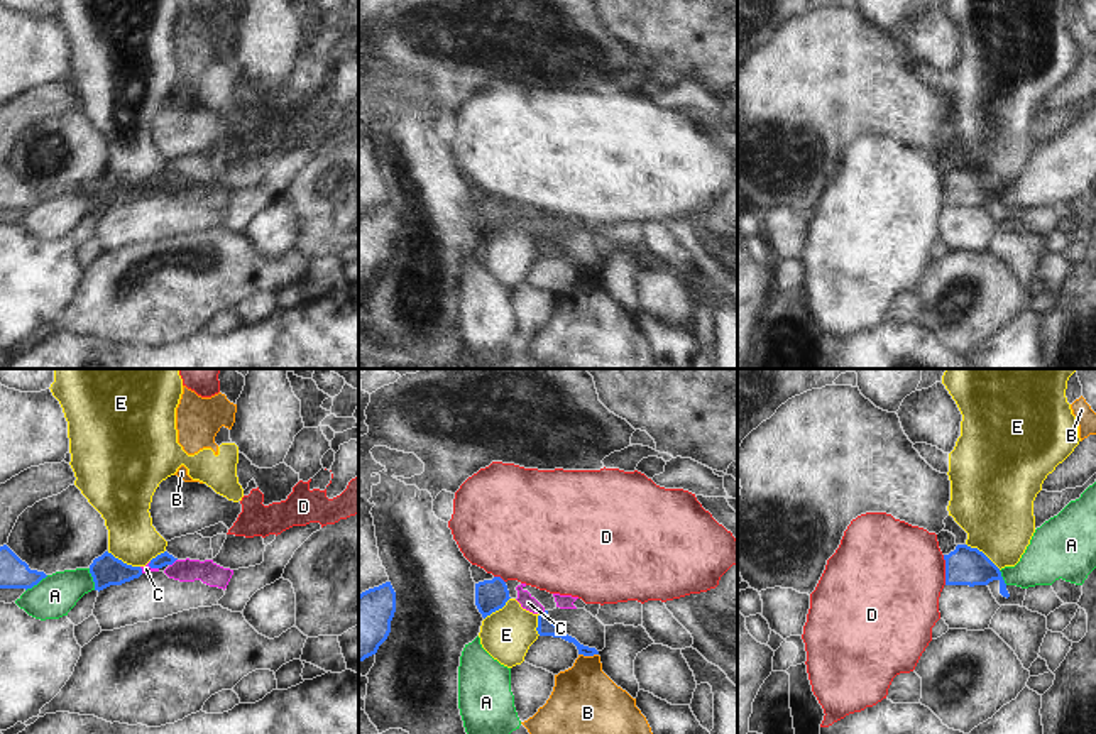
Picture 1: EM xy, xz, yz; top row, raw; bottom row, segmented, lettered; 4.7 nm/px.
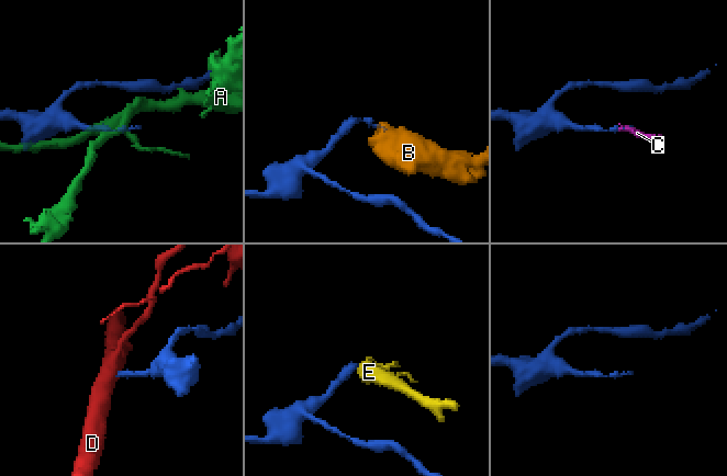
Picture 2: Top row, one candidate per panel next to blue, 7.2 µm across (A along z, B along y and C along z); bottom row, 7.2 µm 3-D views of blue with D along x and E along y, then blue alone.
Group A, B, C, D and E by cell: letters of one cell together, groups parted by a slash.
A / B / C / D / E

